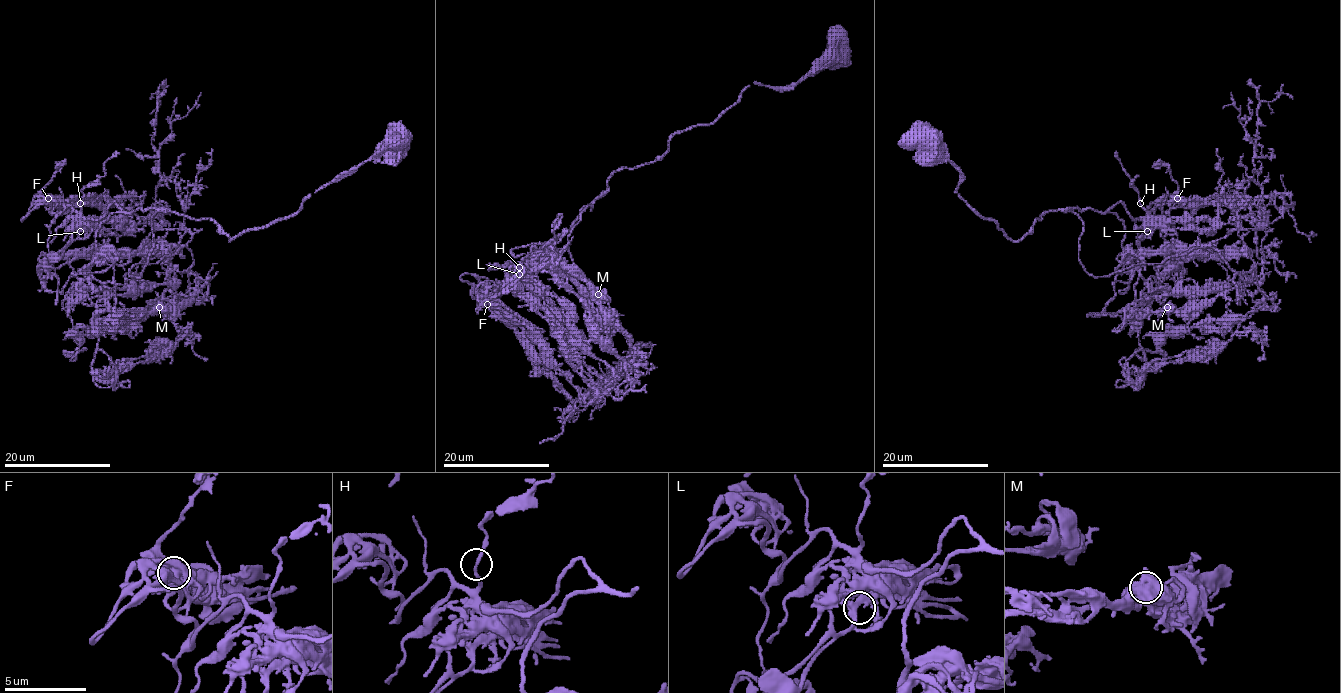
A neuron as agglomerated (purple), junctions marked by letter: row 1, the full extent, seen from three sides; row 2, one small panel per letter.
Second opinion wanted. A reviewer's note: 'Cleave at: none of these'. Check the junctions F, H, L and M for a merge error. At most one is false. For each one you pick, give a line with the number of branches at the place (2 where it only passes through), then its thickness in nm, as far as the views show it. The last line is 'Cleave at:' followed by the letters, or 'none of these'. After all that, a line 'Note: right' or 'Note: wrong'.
Cleave at: none of these
Note: right

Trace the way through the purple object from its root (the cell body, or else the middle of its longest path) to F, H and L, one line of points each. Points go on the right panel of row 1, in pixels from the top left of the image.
F: (929, 138), (960, 171), (955, 192), (1012, 241), (1046, 211), (1120, 202), (1143, 219), (1177, 198)
H: (929, 138), (960, 171), (955, 192), (1012, 241), (1046, 211), (1105, 212), (1120, 202), (1143, 219), (1140, 203)
L: (929, 138), (960, 171), (955, 192), (1012, 241), (1046, 211), (1105, 212), (1120, 202), (1147, 231)

